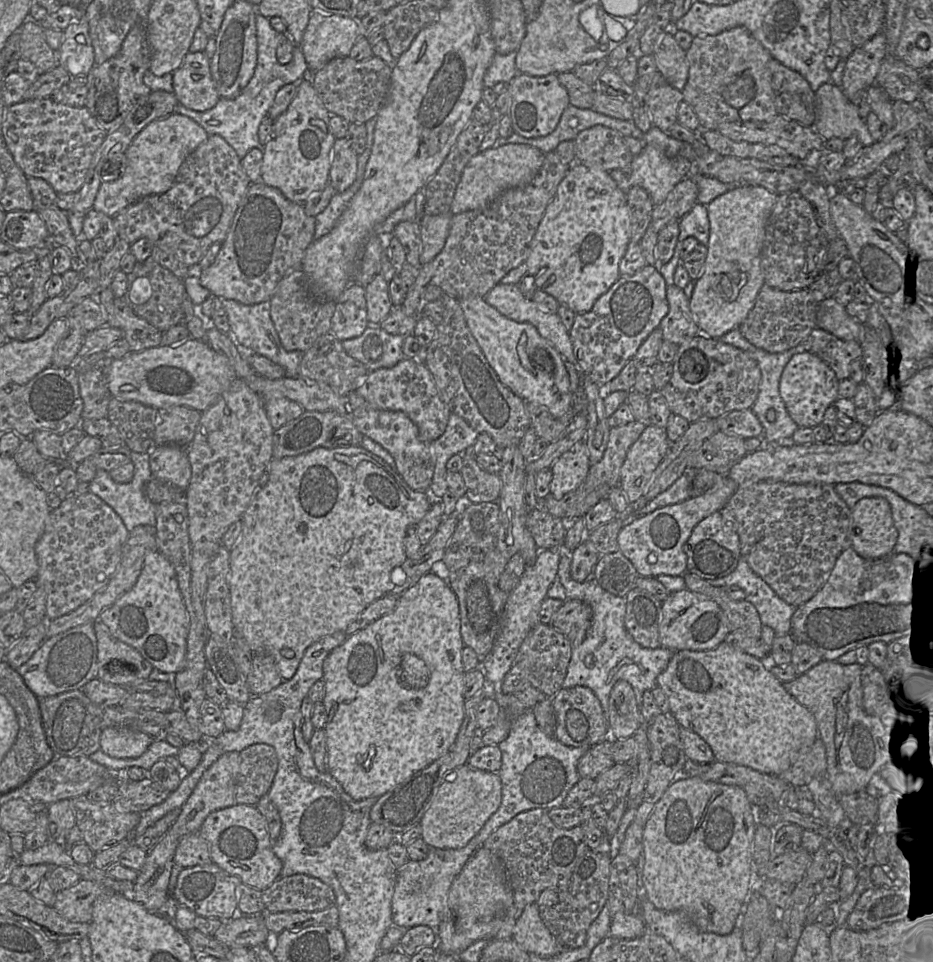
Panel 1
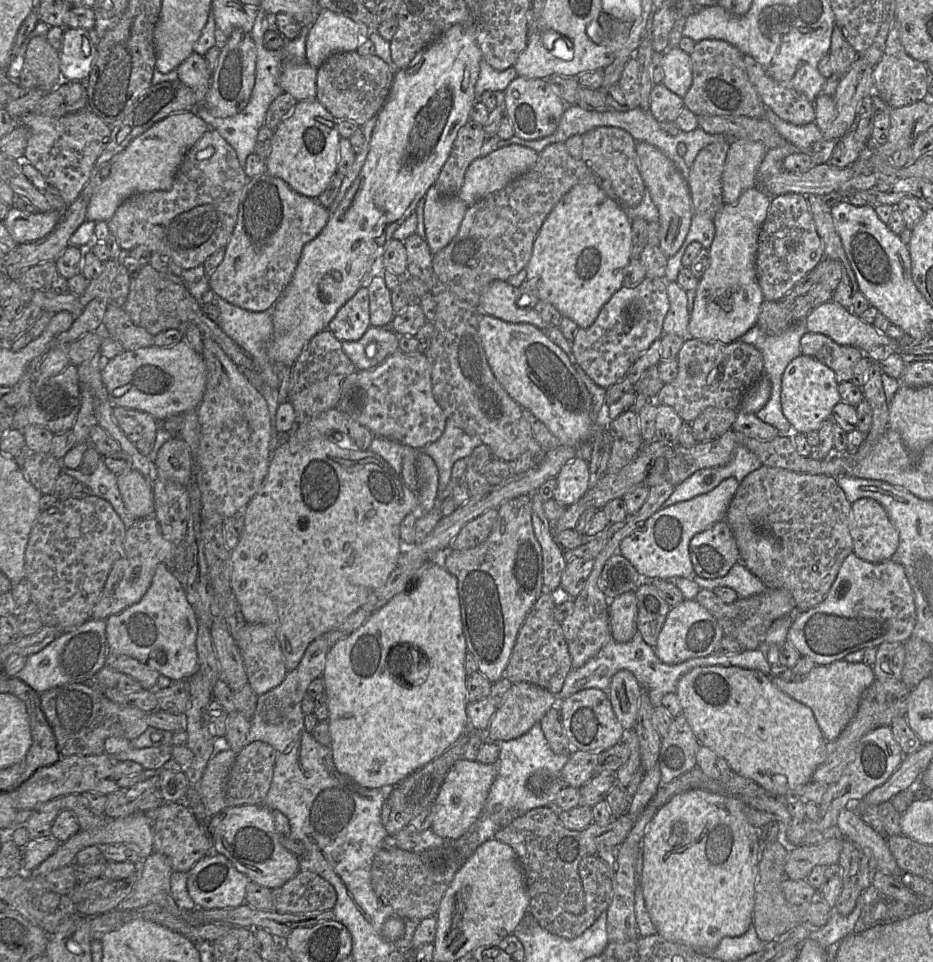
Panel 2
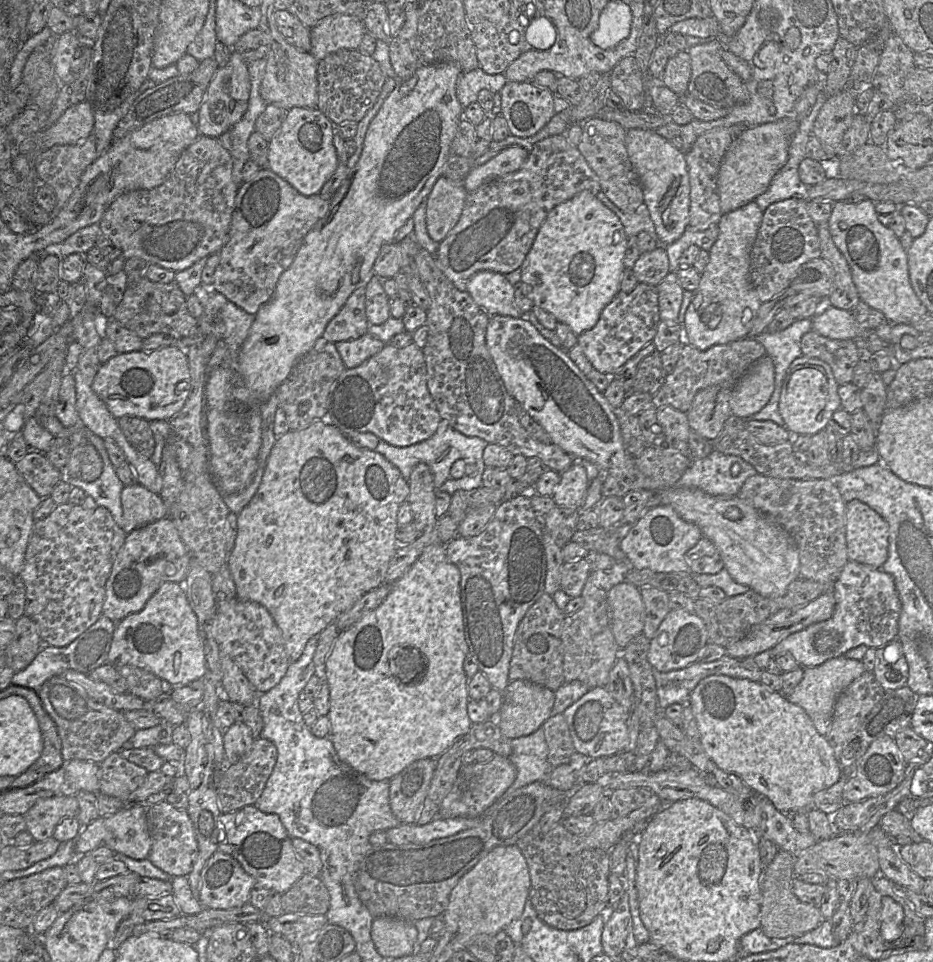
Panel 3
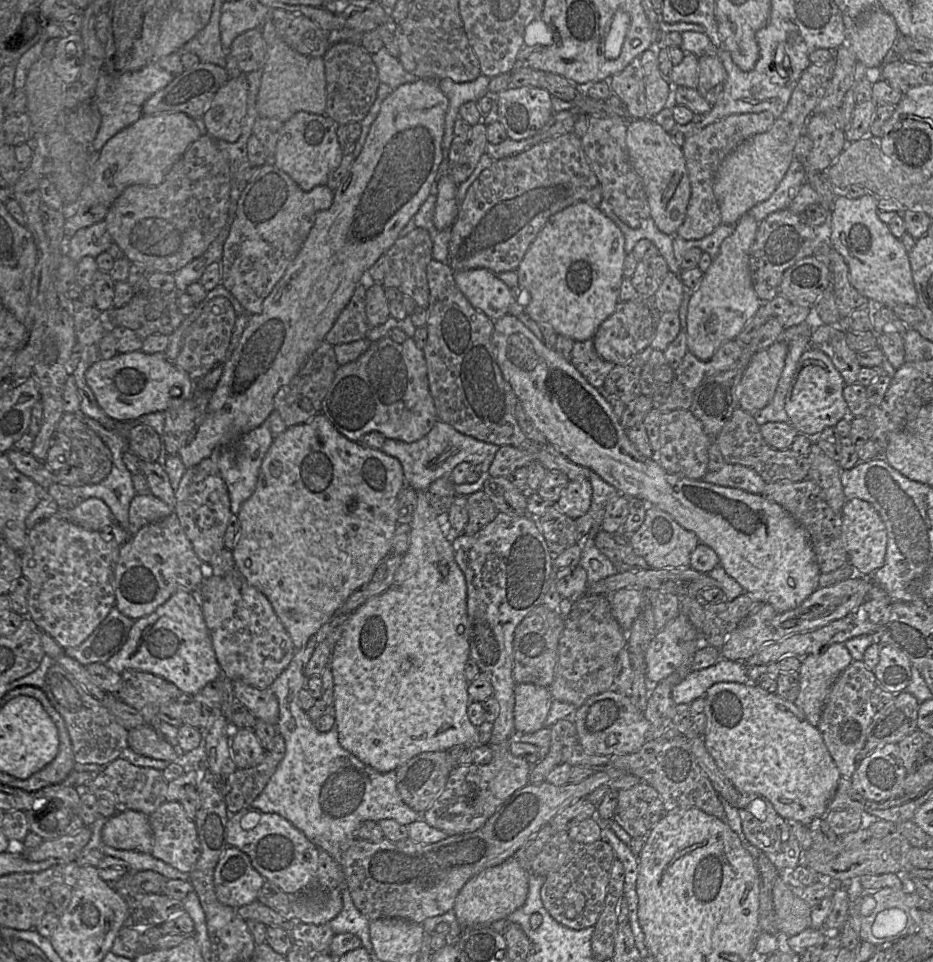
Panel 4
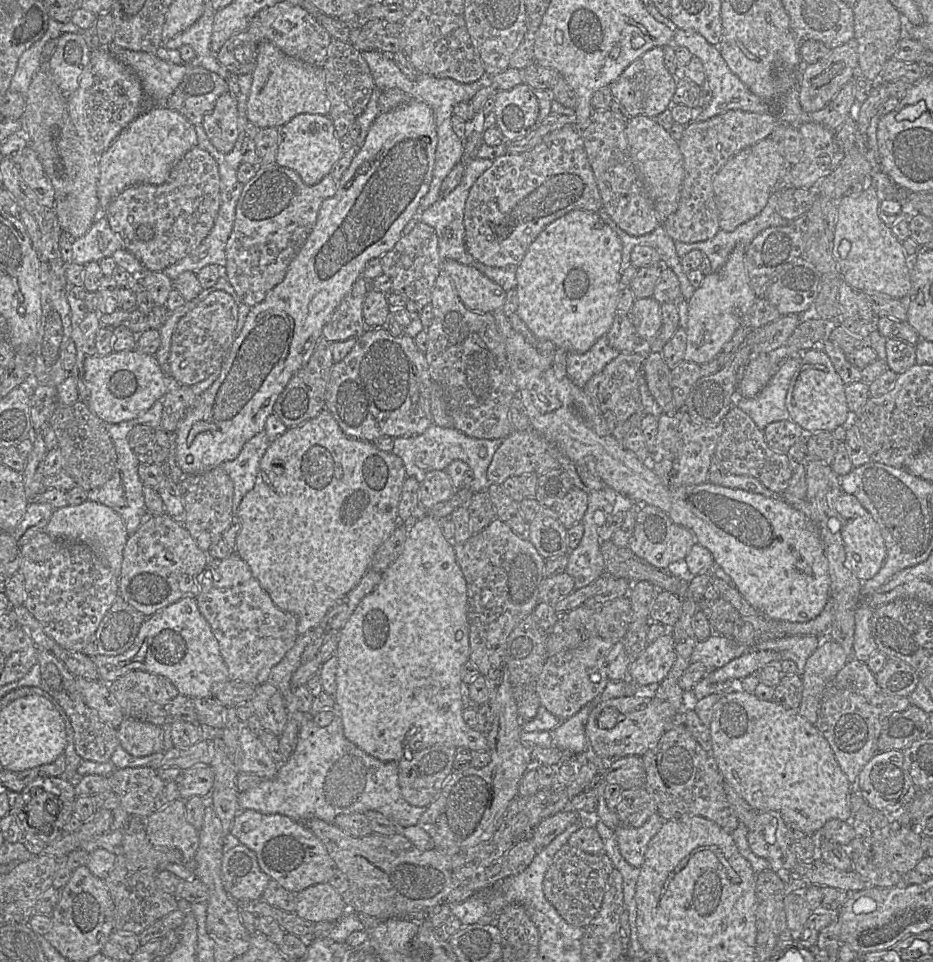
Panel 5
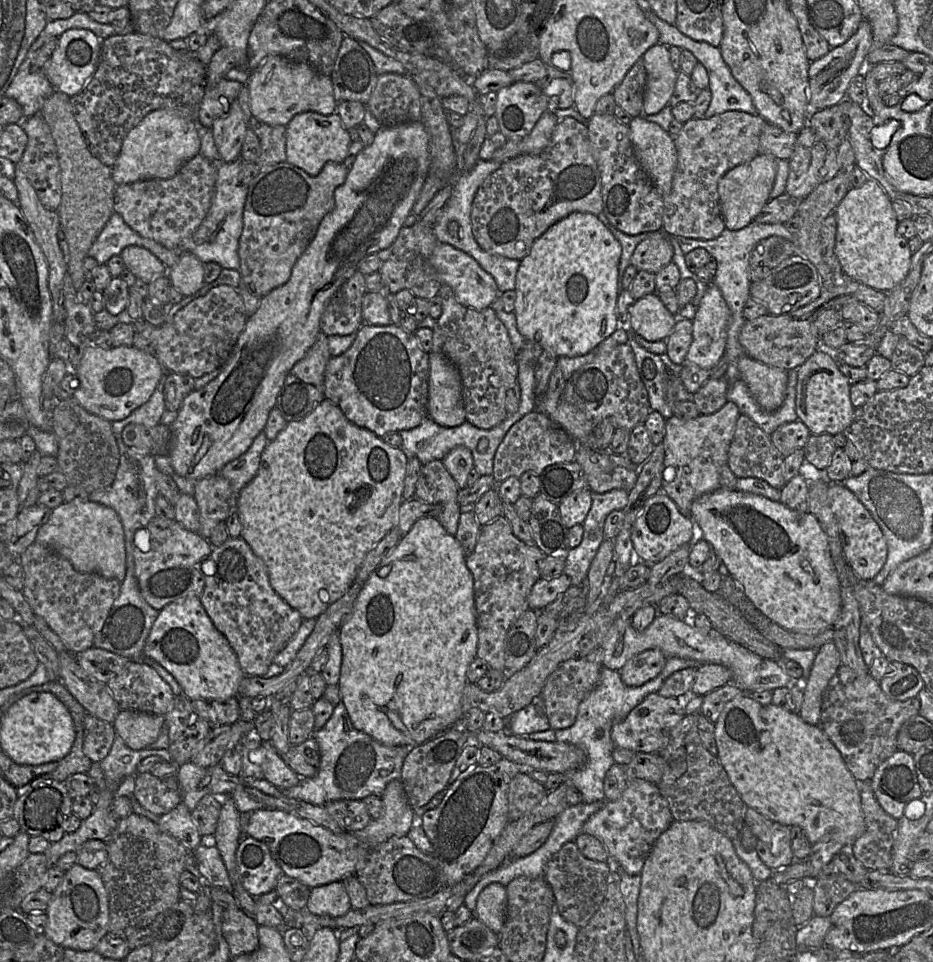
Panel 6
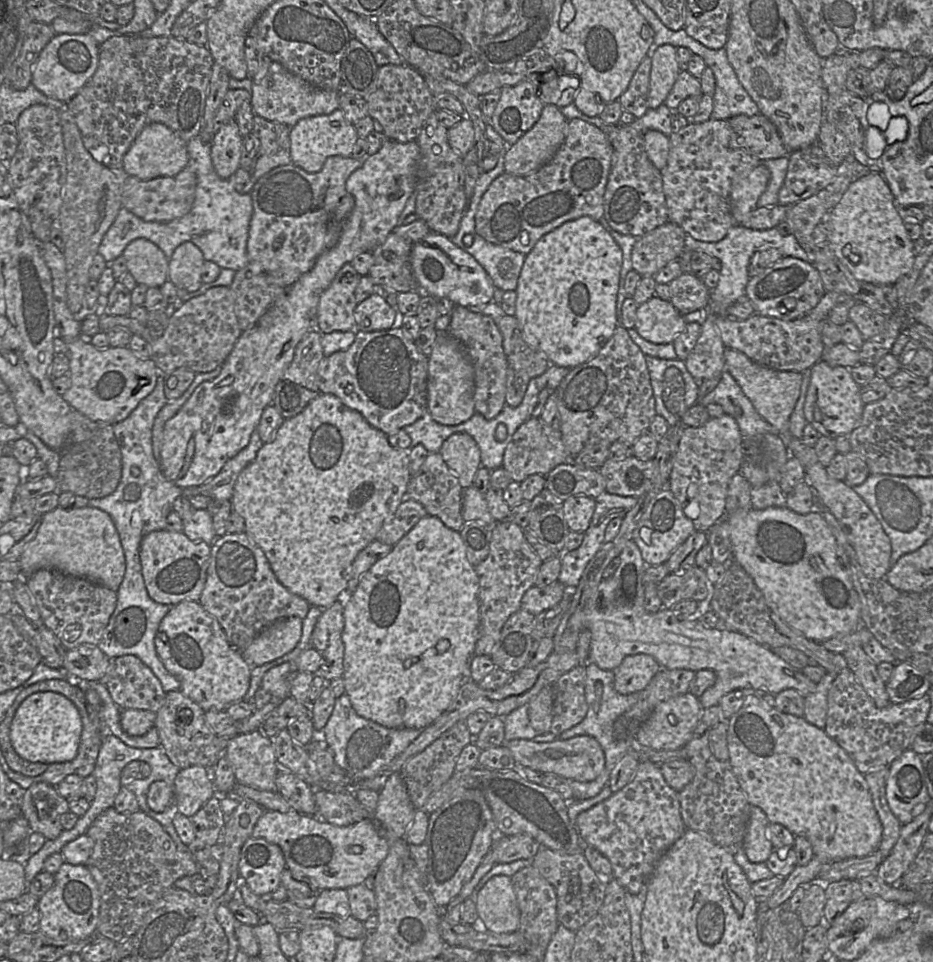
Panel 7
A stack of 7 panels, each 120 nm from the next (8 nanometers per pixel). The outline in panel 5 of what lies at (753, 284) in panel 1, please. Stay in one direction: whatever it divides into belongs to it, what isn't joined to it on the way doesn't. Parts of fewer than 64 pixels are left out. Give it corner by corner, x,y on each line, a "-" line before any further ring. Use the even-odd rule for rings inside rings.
737,244
725,264
719,270
705,275
702,284
695,289
688,300
687,345
684,352
684,360
696,363
710,362
722,352
724,346
741,326
748,325
748,312
757,298
750,284
745,265
748,247
743,244

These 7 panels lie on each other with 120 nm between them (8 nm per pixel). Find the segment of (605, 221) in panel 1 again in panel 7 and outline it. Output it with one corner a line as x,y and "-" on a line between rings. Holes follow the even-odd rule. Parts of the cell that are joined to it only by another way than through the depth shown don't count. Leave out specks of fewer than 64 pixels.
582,216
567,221
542,236
526,255
516,288
516,312
515,317
518,323
518,330
522,339
533,349
543,352
550,361
550,365
556,365
572,369
582,363
594,358
612,337
617,327
616,305
619,290
620,273
622,267
622,249
613,239
611,234
600,224
589,216

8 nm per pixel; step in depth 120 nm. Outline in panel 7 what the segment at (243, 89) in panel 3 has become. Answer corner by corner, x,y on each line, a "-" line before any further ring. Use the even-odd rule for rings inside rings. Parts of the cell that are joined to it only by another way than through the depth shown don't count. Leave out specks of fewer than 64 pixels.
235,118
226,122
214,135
211,158
216,173
222,179
229,179
240,167
242,140

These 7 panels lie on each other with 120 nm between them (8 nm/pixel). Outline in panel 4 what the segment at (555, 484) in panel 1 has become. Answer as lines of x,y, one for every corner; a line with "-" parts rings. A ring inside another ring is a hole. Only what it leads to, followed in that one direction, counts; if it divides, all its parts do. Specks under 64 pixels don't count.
569,480
555,502
555,508
575,520
586,514
591,504
592,489
589,480

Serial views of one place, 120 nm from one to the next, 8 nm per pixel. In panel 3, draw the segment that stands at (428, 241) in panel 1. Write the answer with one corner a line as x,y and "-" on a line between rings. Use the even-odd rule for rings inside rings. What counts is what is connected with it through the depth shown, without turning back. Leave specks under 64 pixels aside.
441,175
433,185
433,188
426,198
426,229
430,238
440,243
443,241
450,230
458,222
466,199
467,191
463,182
454,182

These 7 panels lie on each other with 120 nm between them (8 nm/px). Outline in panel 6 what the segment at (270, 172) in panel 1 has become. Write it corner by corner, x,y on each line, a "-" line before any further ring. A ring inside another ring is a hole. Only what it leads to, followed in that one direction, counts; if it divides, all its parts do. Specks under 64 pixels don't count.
306,111
295,115
286,126
286,162
317,176
326,162
343,163
352,141
337,113
322,115

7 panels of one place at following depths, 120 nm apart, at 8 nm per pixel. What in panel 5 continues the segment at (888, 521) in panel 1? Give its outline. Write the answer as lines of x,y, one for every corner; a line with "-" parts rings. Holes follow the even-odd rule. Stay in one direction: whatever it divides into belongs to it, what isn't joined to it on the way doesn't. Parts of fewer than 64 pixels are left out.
843,492
836,501
836,510
843,518
842,539
850,568
861,581
869,580
879,572
886,558
886,546
880,527
854,495

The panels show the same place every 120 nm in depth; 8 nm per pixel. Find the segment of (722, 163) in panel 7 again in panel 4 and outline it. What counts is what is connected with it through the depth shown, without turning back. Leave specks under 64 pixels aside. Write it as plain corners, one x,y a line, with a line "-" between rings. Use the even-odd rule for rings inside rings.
772,113
732,114
713,122
694,135
685,137
682,152
690,182
690,199
685,219
675,235
685,240
702,239
711,234
721,223
721,213
714,194
714,179
724,158
748,138
764,133
775,121

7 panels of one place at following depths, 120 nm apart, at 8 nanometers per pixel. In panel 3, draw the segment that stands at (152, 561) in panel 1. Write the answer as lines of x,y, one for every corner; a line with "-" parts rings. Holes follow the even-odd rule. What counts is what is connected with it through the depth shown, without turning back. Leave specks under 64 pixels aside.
163,583
142,610
117,623
107,663
148,670
175,687
189,684
206,675
208,667
198,618
179,583

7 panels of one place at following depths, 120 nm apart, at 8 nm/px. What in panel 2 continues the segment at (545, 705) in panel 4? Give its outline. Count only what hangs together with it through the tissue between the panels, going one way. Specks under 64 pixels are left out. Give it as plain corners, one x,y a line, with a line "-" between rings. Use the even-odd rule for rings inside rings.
513,683
486,729
487,741
498,743
524,735
557,703
558,696
538,685

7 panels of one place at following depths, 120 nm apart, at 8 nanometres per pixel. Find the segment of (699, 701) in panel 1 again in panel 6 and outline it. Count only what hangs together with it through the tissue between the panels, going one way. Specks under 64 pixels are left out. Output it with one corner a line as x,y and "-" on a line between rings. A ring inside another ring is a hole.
749,694
736,696
725,705
715,723
717,757
747,807
774,822
800,826
813,845
830,833
835,840
852,846
865,830
861,805
861,784
848,769
840,751
819,728
806,723
798,714
774,704
762,705

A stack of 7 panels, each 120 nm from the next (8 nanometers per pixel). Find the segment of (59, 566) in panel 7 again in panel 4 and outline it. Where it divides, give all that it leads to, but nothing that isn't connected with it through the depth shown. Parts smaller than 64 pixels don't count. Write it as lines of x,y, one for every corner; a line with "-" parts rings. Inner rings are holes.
87,498
73,508
60,508
61,516
87,530
99,531
105,541
115,539
123,545
130,534
116,521
110,508
98,498
-
114,529
114,534
111,530

